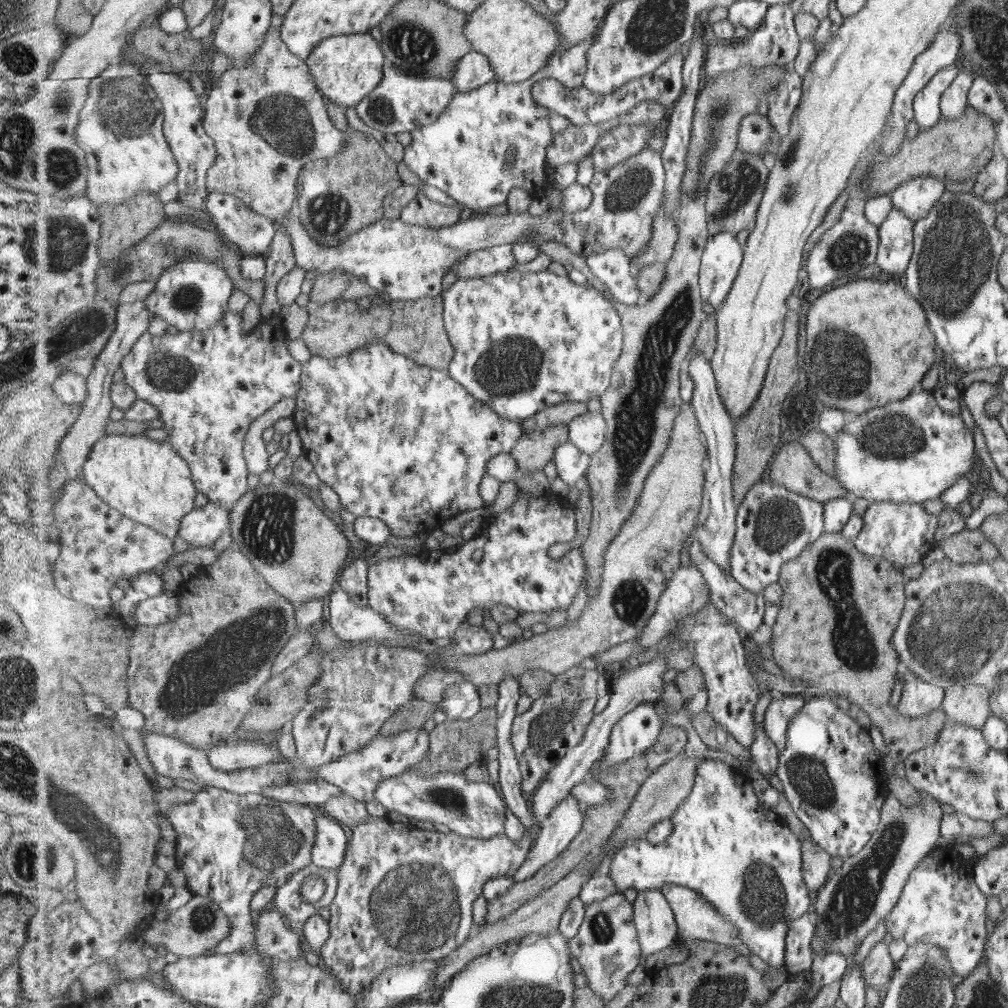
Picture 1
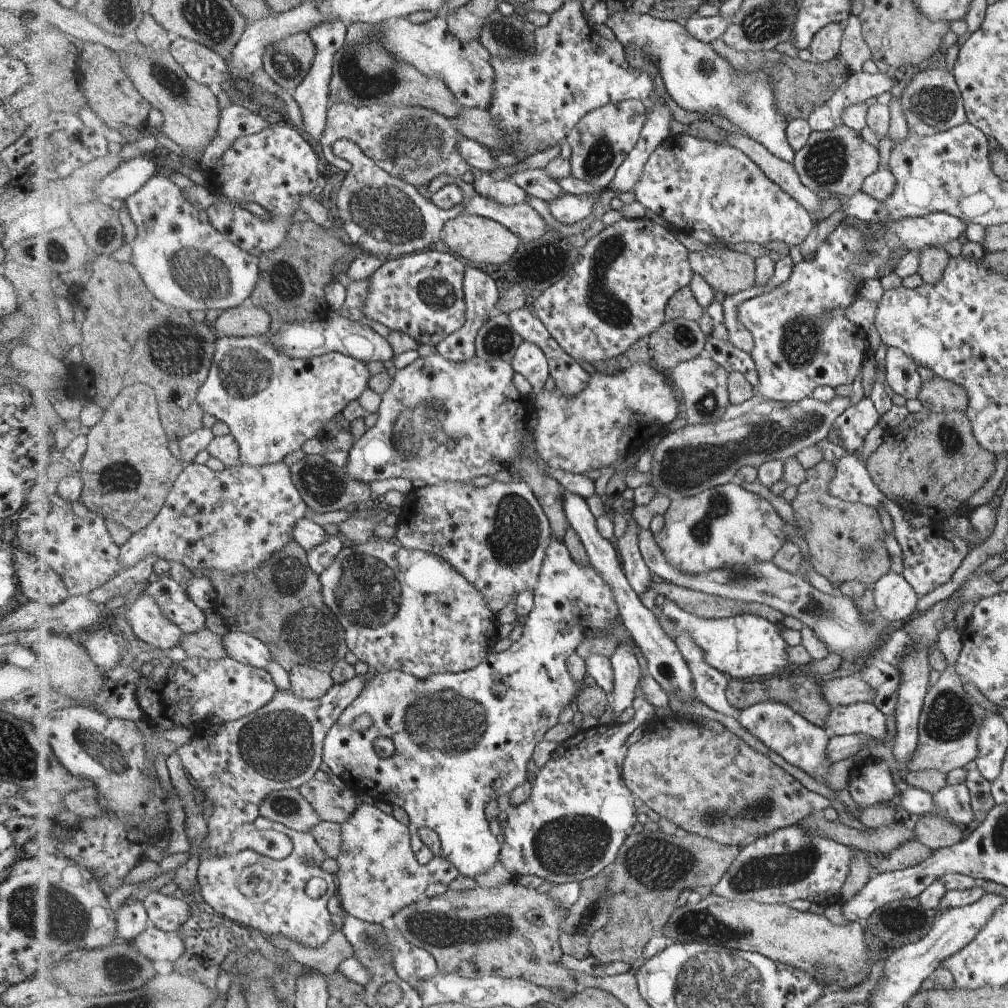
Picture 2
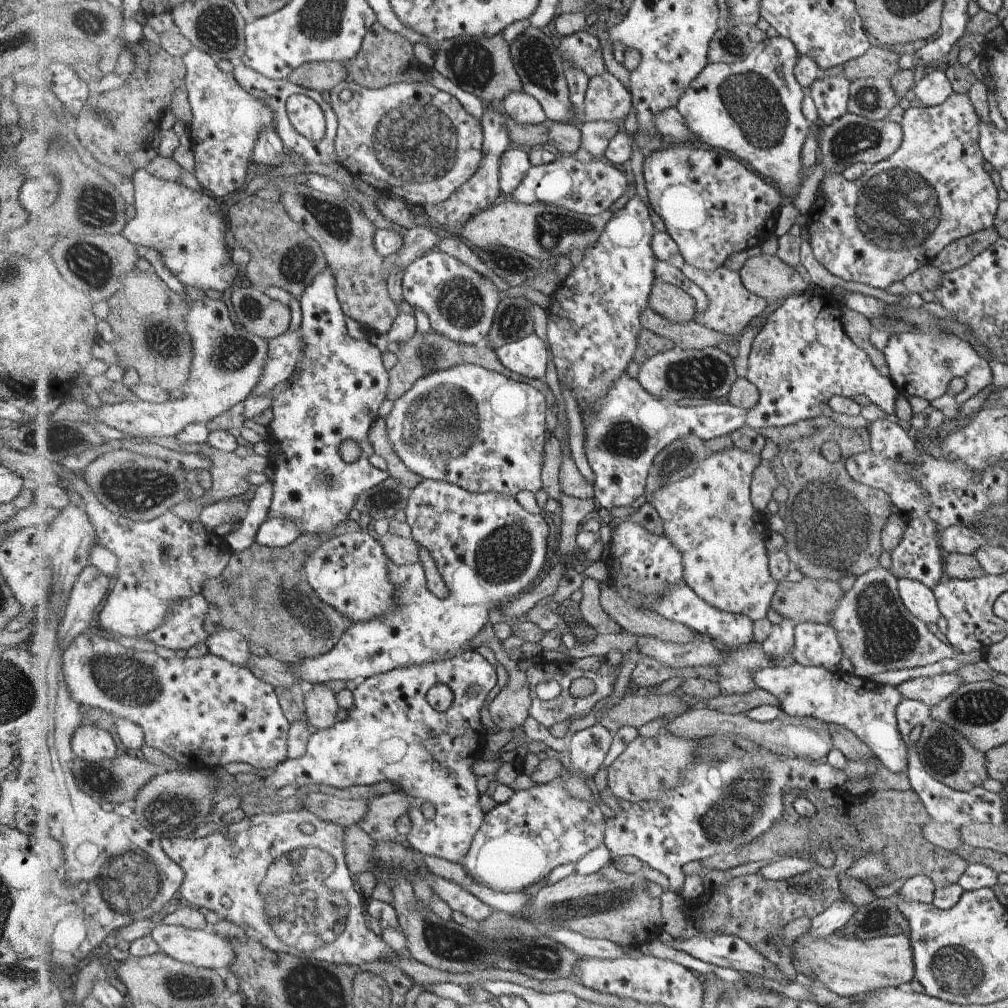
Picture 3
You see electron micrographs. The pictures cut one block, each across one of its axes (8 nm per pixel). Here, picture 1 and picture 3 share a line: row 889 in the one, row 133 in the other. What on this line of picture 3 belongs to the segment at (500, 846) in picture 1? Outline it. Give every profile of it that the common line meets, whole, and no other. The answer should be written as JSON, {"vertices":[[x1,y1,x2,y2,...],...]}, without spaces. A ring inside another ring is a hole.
{"vertices":[[347,80,340,82,331,92,331,106,337,112,339,119,339,130,335,140,335,150,337,150,338,163,341,164,347,172,353,177,359,177,371,187,375,188,379,193,391,198,400,199,408,205,425,206,425,204,439,204,448,201,461,186,465,186,469,182,481,165,483,160,484,146,484,130,482,120,475,118,465,106,462,105,460,99,447,91,439,90,436,86,424,82,405,82,393,83,382,89,371,89,364,87,359,83,352,83]]}

